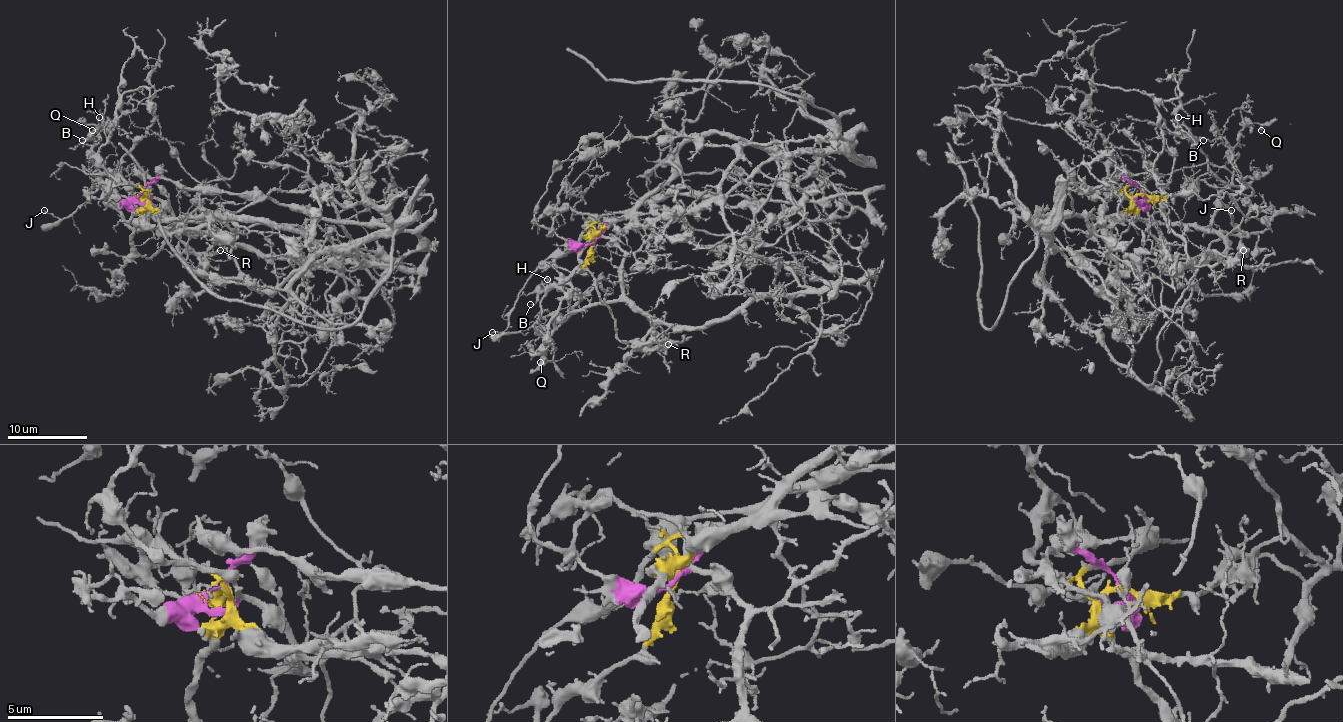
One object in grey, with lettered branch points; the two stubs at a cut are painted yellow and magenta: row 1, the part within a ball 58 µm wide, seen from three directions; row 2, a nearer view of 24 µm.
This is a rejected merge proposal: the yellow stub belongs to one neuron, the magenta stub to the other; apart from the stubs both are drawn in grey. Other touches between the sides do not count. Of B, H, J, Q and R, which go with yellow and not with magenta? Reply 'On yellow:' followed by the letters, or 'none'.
On yellow: J, R

